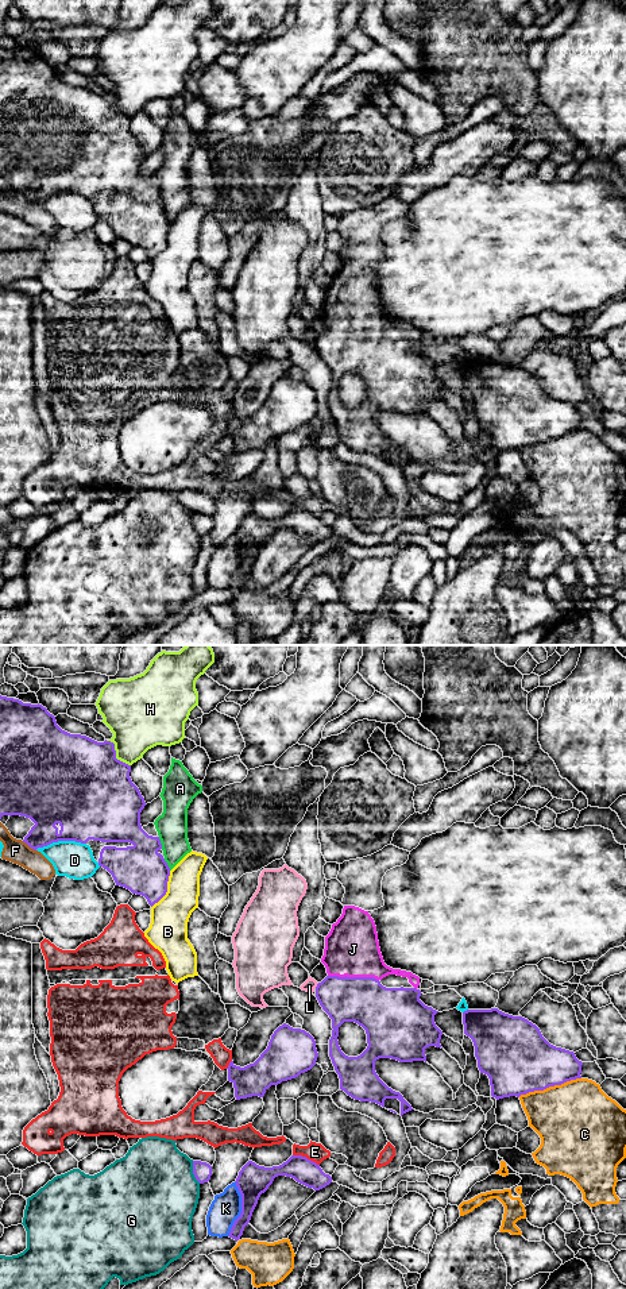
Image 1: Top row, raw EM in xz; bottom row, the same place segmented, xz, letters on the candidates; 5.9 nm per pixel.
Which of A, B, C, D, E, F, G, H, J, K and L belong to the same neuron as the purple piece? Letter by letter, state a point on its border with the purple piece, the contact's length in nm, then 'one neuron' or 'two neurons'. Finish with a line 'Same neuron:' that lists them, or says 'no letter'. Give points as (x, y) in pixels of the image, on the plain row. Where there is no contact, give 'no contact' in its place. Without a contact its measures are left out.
A: xz (159, 195) | 80 nm | two neurons
B: xz (166, 242) | 260 nm | two neurons
C: xz (549, 437) | 400 nm | two neurons
D: xz (60, 192) | 300 nm | two neurons
E: xz (305, 509) | 170 nm | two neurons
F: xz (29, 197) | 110 nm | two neurons
G: xz (193, 524) | 140 nm | two neurons
H: xz (115, 105) | 220 nm | two neurons
J: xz (354, 330) | 300 nm | one neuron
K: xz (242, 560) | 340 nm | two neurons
L: xz (317, 338) | 40 nm | two neurons
Same neuron: J

